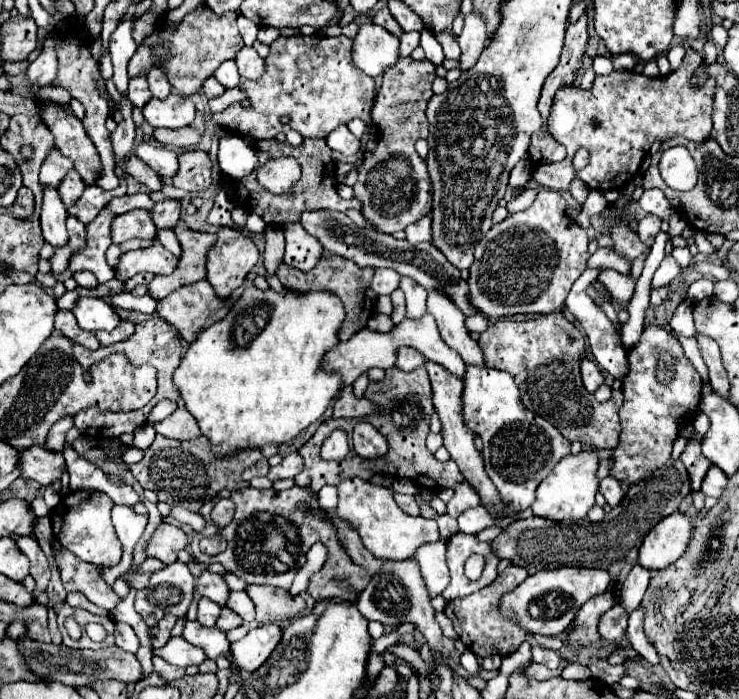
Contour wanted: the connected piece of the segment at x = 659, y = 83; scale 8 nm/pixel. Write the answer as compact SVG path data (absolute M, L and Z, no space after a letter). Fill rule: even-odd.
M687 51L681 67L667 77L647 79L647 77L637 75L633 71L623 71L623 73L613 71L611 75L597 75L591 89L583 89L583 87L577 87L577 85L561 87L555 93L555 99L553 99L553 105L551 105L549 133L561 145L565 145L567 157L559 163L537 165L533 171L533 179L541 187L553 189L553 191L567 191L571 179L575 179L575 177L579 177L589 189L597 189L597 191L621 189L623 185L627 185L635 177L635 173L639 173L641 159L649 153L649 147L655 141L663 143L671 137L685 137L689 141L705 141L711 135L711 129L713 129L713 123L711 123L713 93L705 93L703 89L695 91L691 87L691 77L693 77L695 69L699 67L699 63L701 63L701 55L697 51ZM579 147L587 147L589 153L591 153L591 159L589 159L589 167L575 173L573 167L571 167L571 159L573 159L573 155Z

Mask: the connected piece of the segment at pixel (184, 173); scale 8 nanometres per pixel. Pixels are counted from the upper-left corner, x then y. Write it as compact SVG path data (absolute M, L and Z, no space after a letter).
M185 151L179 155L179 171L175 173L173 187L199 193L211 185L211 161L205 151Z

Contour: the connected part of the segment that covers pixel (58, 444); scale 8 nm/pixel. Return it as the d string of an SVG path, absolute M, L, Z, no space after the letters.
M63 417L61 421L57 421L49 435L47 435L47 441L45 441L45 447L49 451L55 451L55 453L63 453L63 447L65 447L65 433L73 427L73 417Z

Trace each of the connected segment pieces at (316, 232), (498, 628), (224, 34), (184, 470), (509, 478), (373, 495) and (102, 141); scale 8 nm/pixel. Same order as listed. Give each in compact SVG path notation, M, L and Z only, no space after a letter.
M325 209L305 211L301 215L301 225L309 235L319 239L321 245L329 253L351 259L359 267L373 267L373 269L389 267L389 269L395 269L397 273L407 275L413 281L417 281L427 291L445 291L447 297L463 311L463 315L471 317L471 315L477 313L475 307L471 307L471 301L467 299L467 281L461 279L461 271L457 267L453 267L445 259L445 255L435 249L433 243L409 245L407 241L399 241L399 239L395 239L391 235L385 235L385 233L379 233L379 231L363 231L363 229L355 227L353 221L345 213L325 211Z
M509 565L503 573L497 575L497 579L479 589L477 593L469 595L469 597L463 597L463 599L455 599L455 601L449 601L447 607L445 607L445 615L451 619L453 623L453 629L455 633L459 635L459 639L467 645L469 651L473 651L479 659L483 657L489 657L489 655L511 655L521 641L527 639L527 633L513 621L501 617L499 613L499 601L501 601L501 595L507 593L507 591L513 591L519 583L523 583L527 579L527 571L519 565Z
M199 5L179 25L169 25L167 21L163 21L161 29L157 27L137 47L135 55L128 63L128 75L131 78L139 77L146 75L151 67L159 67L169 77L171 87L177 89L181 95L197 93L203 81L211 77L223 61L235 59L235 55L241 51L243 39L239 35L235 19L235 13L215 15L207 5Z
M157 435L151 447L145 449L143 459L129 469L143 489L151 489L157 493L159 501L165 501L167 505L181 505L189 511L199 511L199 507L205 501L211 501L221 489L233 491L249 485L241 479L241 473L259 459L263 459L259 449L239 451L231 459L217 459L211 453L211 445L205 437L199 437L195 441L177 441Z
M467 365L463 389L463 415L467 427L483 439L485 471L501 493L501 499L515 513L525 511L535 499L533 491L553 471L553 467L571 453L571 443L557 431L543 431L549 427L539 415L527 415L519 389L509 373L489 367Z
M345 479L337 485L339 489L339 505L337 513L341 519L349 521L361 535L363 545L383 561L407 561L415 555L415 551L425 543L439 541L439 529L435 519L425 519L421 515L413 517L401 511L401 507L393 499L393 491L389 487L379 487L363 479Z
M71 29L65 33L65 35L55 35L55 51L57 51L57 59L59 59L59 71L57 71L57 77L55 77L55 85L61 85L65 87L67 91L71 91L71 95L75 99L81 101L81 105L85 107L85 119L83 119L83 125L91 137L91 141L95 143L97 151L99 151L99 157L101 157L101 163L103 163L103 173L99 175L97 179L97 185L103 187L103 189L117 189L121 185L121 179L115 175L113 167L115 167L115 159L111 155L111 139L109 139L109 131L105 129L105 119L109 117L109 105L107 105L107 97L101 95L99 91L99 63L93 59L91 51L89 51L89 45L87 45L87 39L83 37L85 33L81 33L79 29L73 31L73 39L69 43L65 43L65 37L71 35Z

